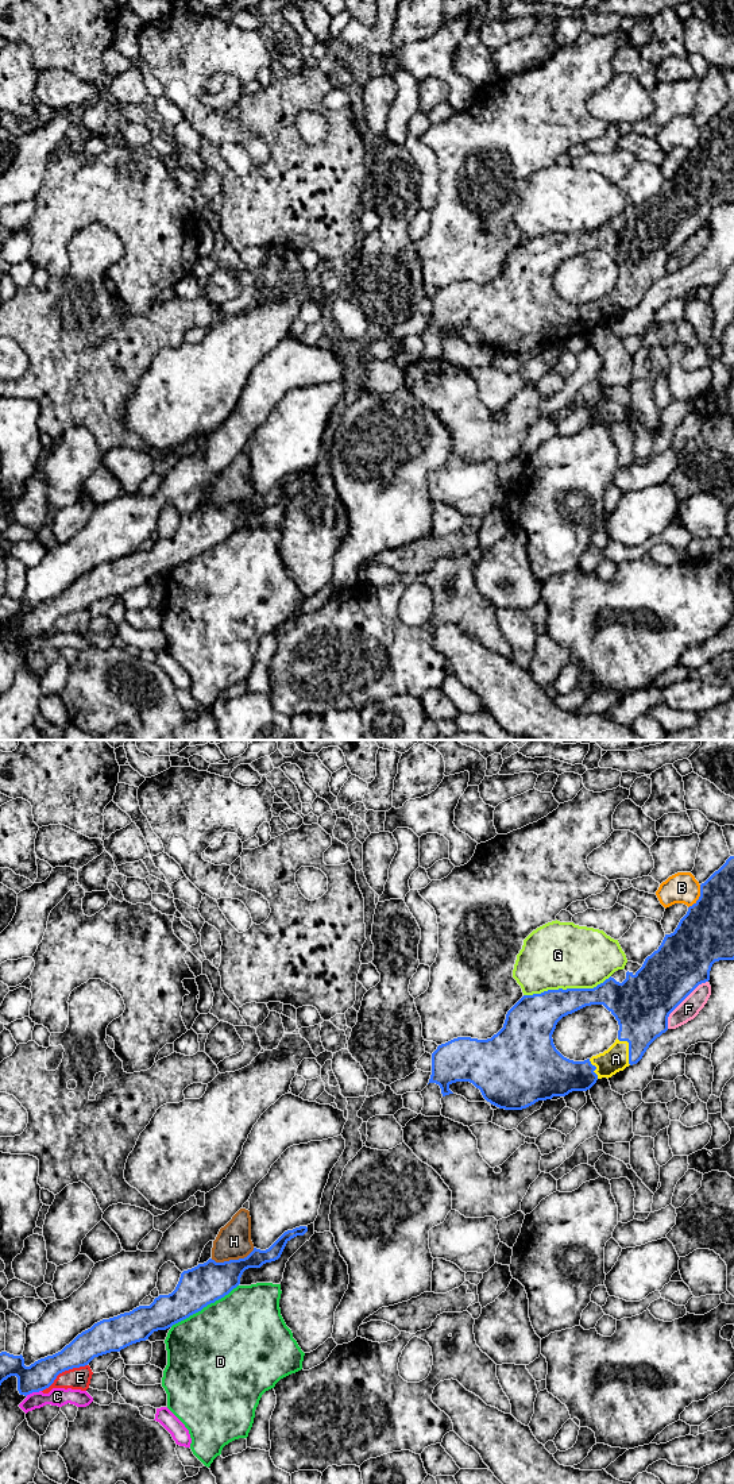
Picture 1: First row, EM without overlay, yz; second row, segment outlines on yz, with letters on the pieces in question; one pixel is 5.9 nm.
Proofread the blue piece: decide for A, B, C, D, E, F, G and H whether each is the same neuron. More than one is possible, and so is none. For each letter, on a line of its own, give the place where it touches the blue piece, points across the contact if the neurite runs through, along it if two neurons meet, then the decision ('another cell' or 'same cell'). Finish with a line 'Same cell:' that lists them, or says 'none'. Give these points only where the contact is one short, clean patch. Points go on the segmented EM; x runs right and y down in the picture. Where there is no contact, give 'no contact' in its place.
A: contact yz (629, 1048); same cell
B: contact yz (699, 897); another cell
C: contact yz (33, 1391); another cell
D: contact yz (204, 1306); another cell
E: contact yz (64, 1371); another cell
F: contact yz (682, 1001); another cell
G: contact yz (567, 989); another cell
H: contact yz (232, 1260); another cell
Same cell: A

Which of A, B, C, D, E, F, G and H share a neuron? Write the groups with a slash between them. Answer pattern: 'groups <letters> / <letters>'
groups A / B / C / D / E / F / G / H

